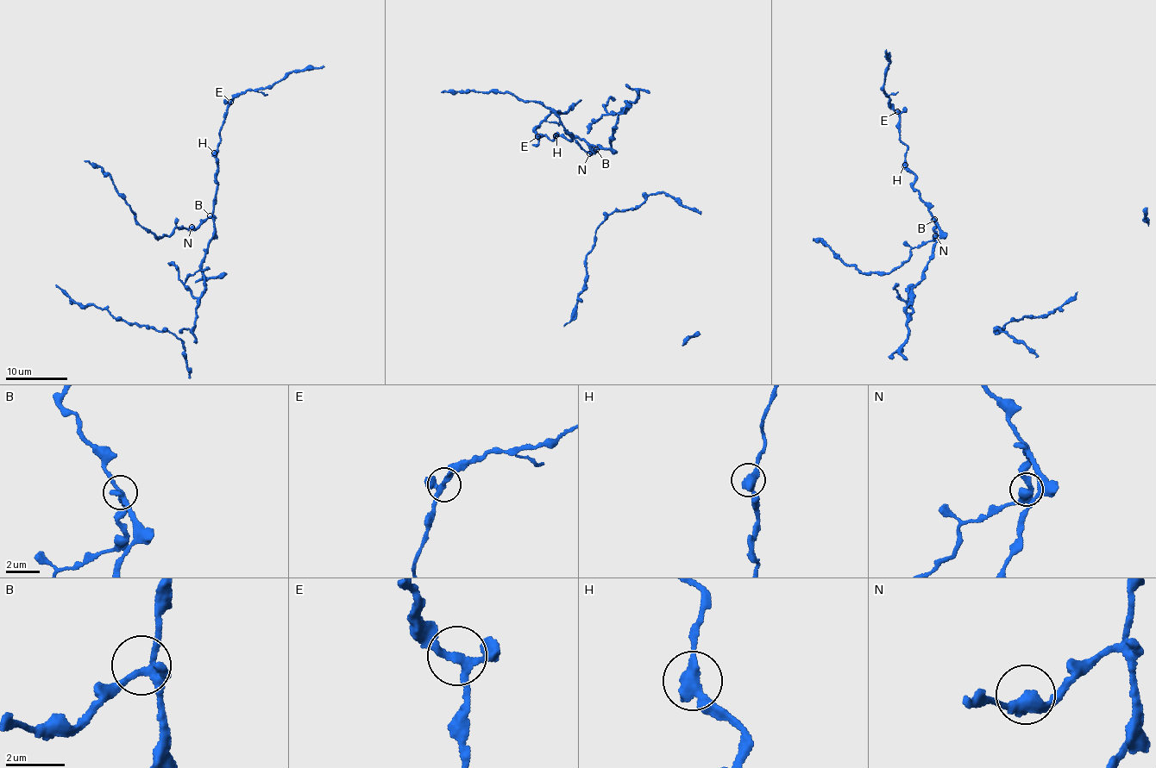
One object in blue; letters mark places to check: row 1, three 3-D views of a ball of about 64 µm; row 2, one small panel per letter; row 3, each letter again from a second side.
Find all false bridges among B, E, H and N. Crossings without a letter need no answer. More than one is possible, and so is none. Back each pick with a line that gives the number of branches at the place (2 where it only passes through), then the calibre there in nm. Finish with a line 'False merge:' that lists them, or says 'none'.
False merge: none

